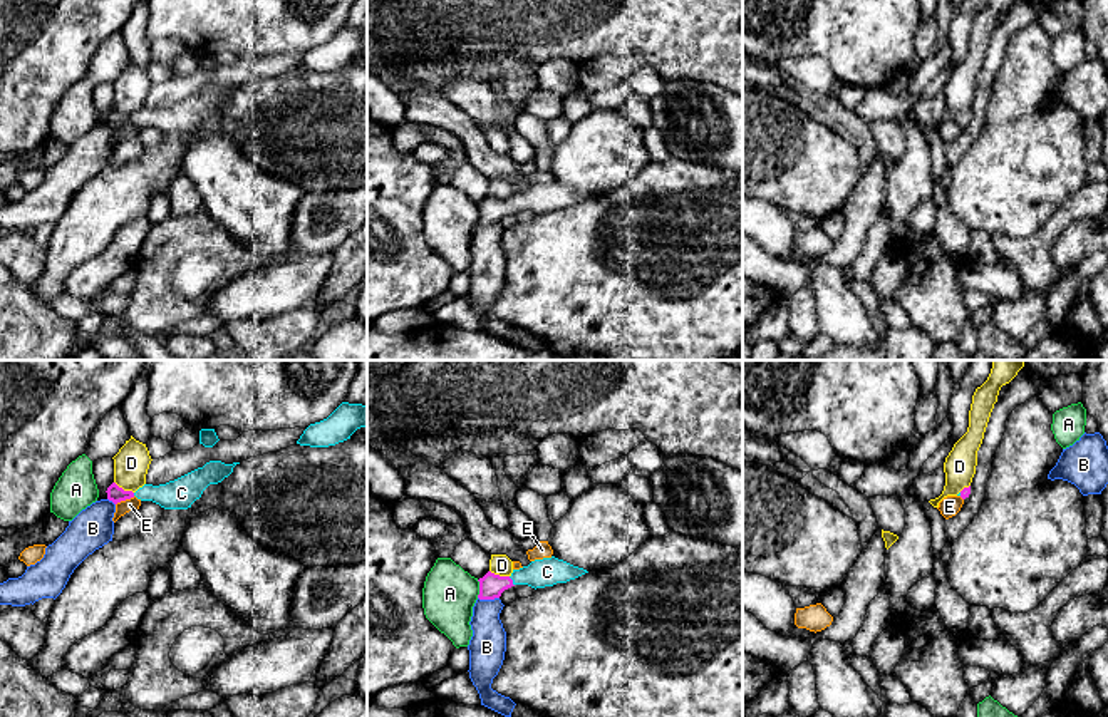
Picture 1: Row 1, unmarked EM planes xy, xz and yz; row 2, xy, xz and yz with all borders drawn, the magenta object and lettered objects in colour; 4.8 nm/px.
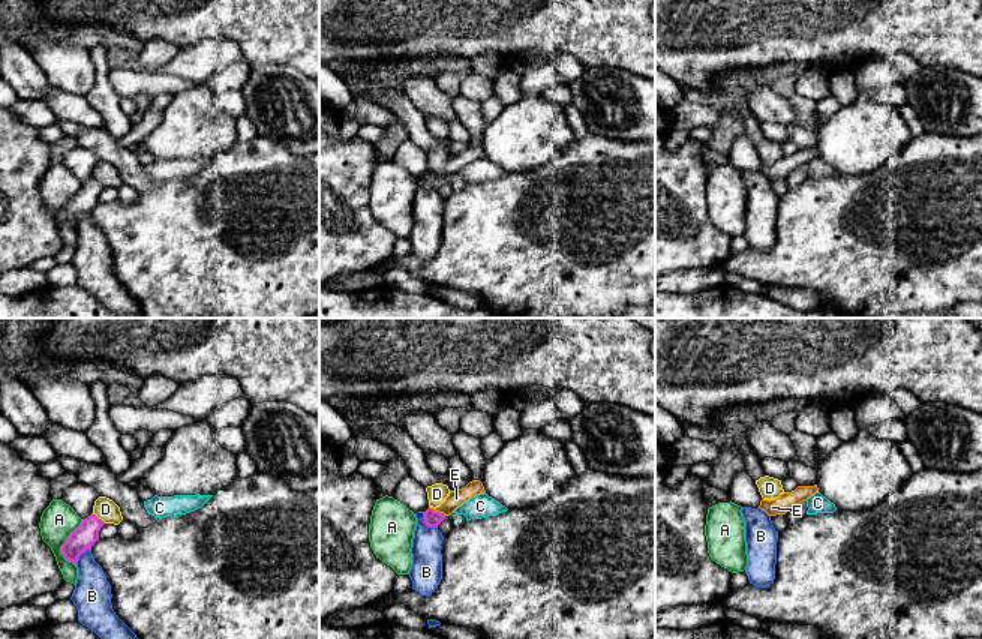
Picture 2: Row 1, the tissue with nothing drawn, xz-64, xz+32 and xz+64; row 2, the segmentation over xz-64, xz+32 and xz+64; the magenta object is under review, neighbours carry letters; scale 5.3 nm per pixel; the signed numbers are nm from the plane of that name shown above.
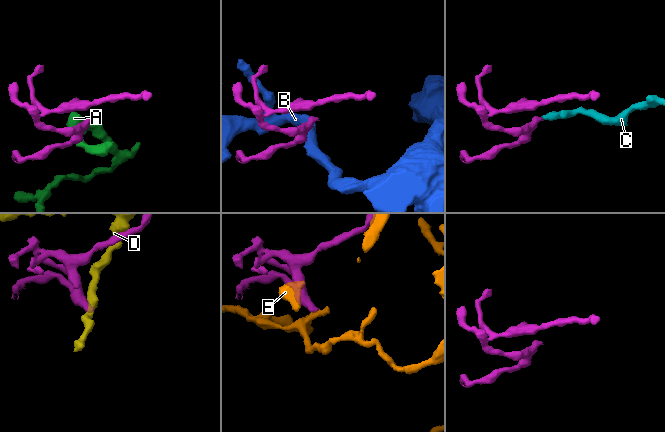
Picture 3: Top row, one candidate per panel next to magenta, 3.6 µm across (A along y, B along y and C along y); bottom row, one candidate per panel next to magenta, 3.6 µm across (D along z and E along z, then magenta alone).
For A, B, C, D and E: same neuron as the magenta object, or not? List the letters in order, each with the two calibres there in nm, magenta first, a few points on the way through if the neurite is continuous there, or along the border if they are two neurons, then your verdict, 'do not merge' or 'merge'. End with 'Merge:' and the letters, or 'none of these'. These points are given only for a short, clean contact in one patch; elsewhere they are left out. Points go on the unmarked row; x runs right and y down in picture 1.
A: 120/260 nm | do not merge
B: 120/180 nm | along xz (478, 221), (498, 223) | do not merge
C: 120/140 nm | across xz (491, 210), (512, 206), (518, 201), (547, 196) | merge
D: 80/170 nm | along xy (114, 106), (133, 118) | do not merge
E: 80/60 nm | along xy (134, 121), (116, 129) | do not merge
Merge: C

